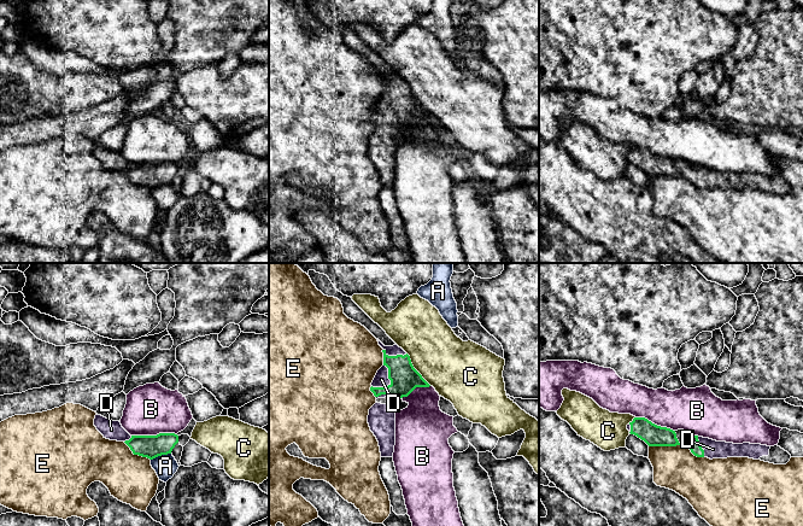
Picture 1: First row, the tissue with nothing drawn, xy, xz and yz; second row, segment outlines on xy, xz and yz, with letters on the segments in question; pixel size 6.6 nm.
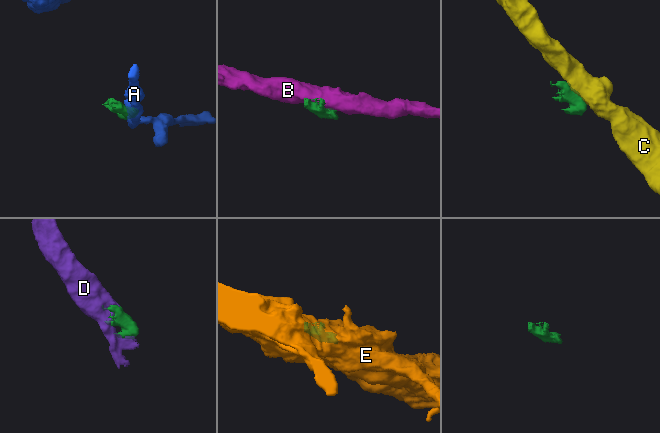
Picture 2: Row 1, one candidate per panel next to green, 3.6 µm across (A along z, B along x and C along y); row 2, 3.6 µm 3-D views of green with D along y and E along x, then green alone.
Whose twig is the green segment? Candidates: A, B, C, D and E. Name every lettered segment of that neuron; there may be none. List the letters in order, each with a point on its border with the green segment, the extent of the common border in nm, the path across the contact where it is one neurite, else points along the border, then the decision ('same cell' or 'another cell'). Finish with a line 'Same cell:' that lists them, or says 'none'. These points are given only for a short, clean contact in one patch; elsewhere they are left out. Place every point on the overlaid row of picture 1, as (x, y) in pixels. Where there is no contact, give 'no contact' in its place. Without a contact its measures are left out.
A: contact xy (160, 455); length 140 nm; border xy (170, 453), (158, 455), (151, 460); another cell
B: contact xy (153, 436); length 300 nm; another cell
C: contact xz (415, 369); length 280 nm; border xz (406, 352), (412, 367), (431, 385); another cell
D: contact xz (391, 383); length 180 nm; same cell
E: contact yz (664, 445); length 220 nm; another cell
Same cell: D

